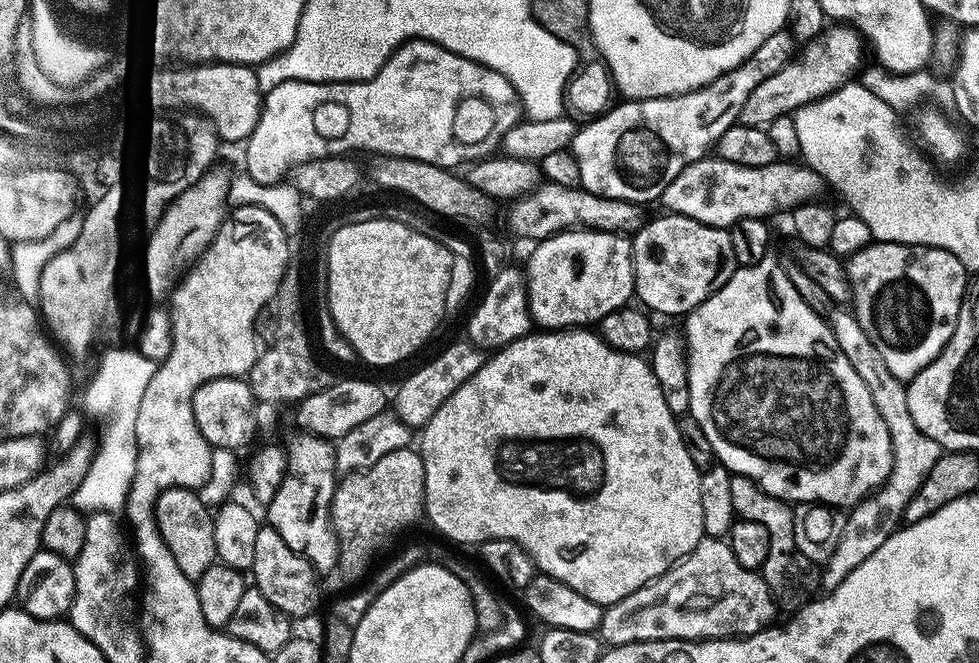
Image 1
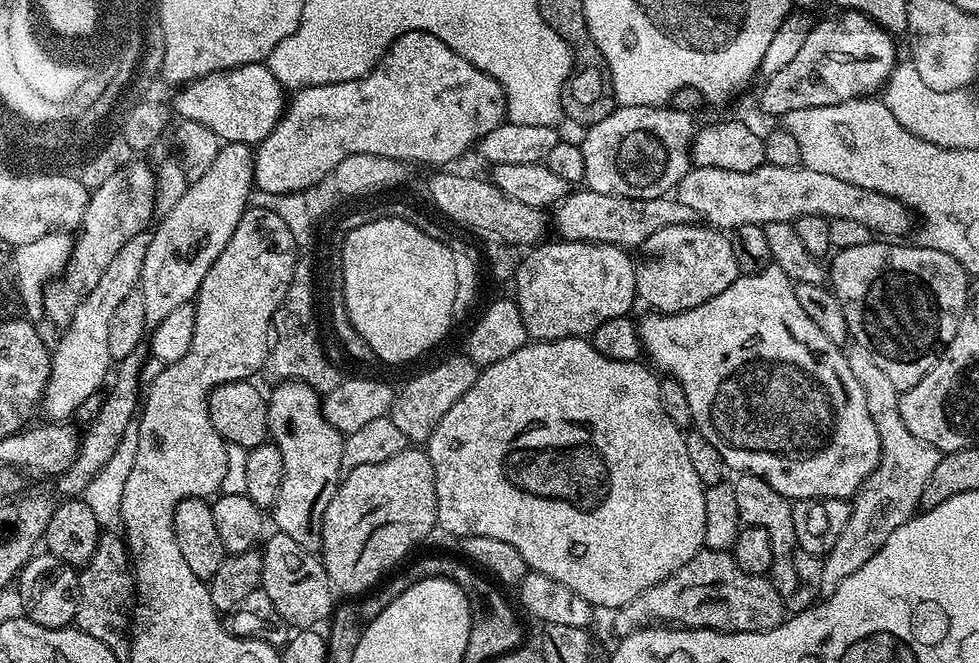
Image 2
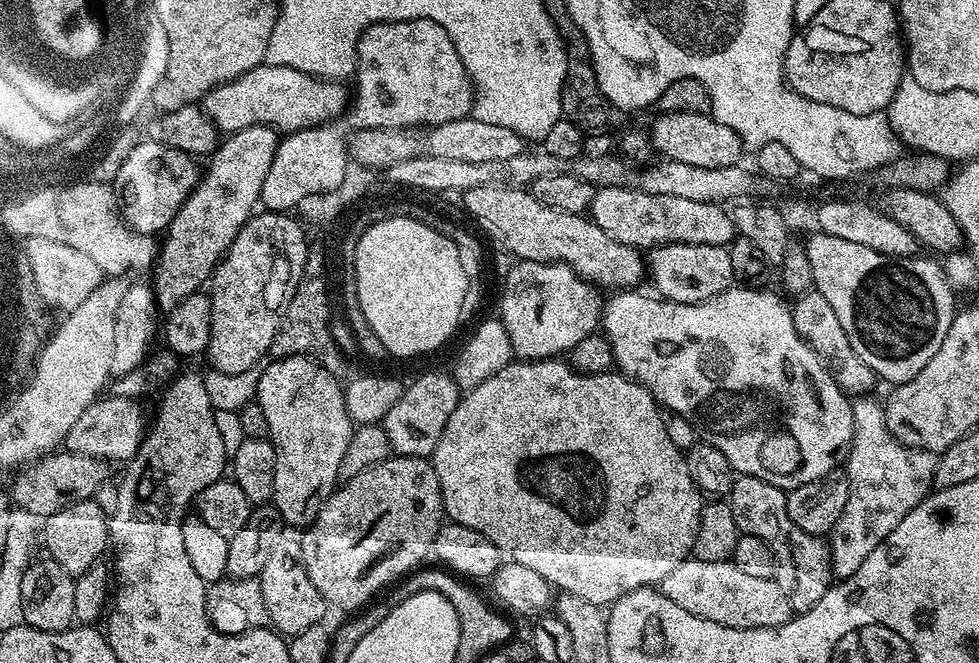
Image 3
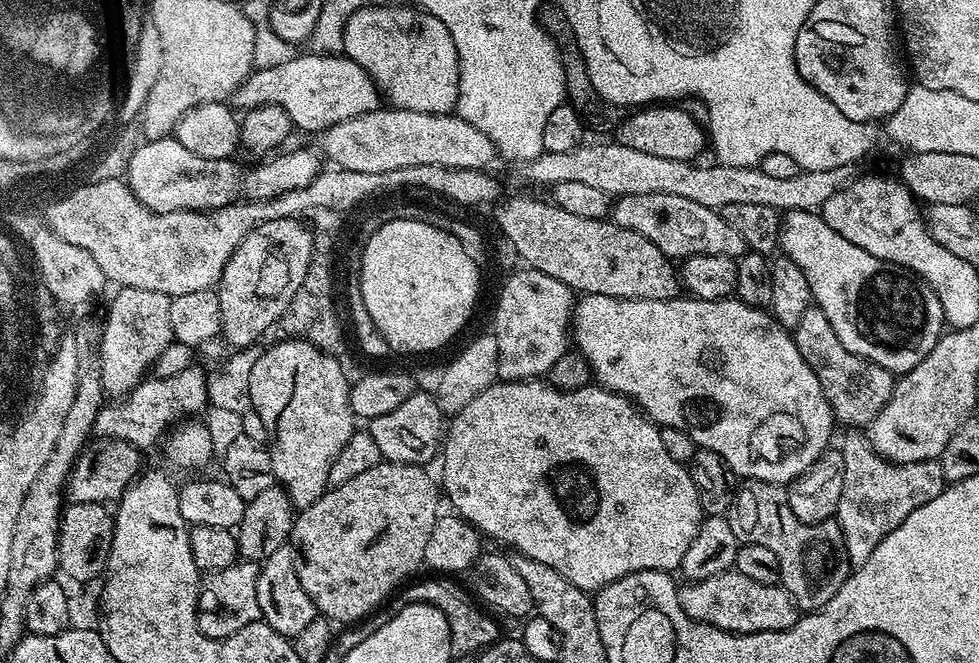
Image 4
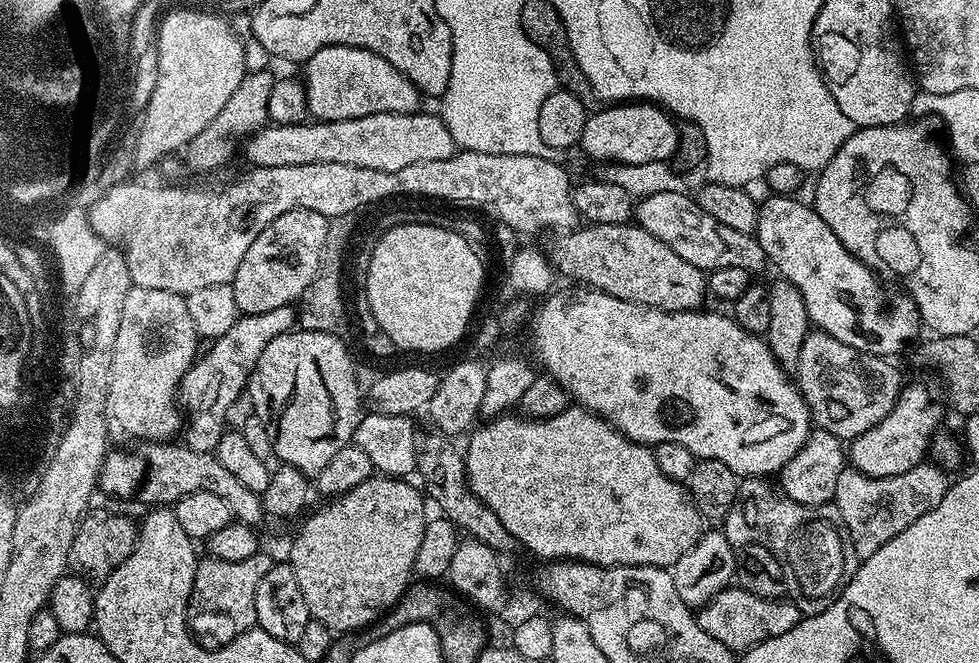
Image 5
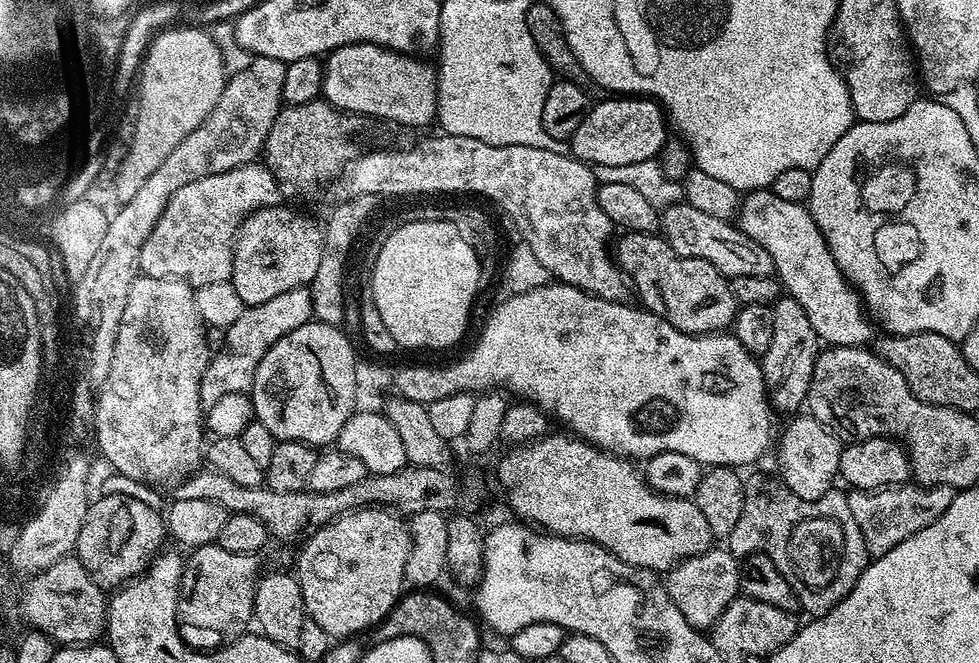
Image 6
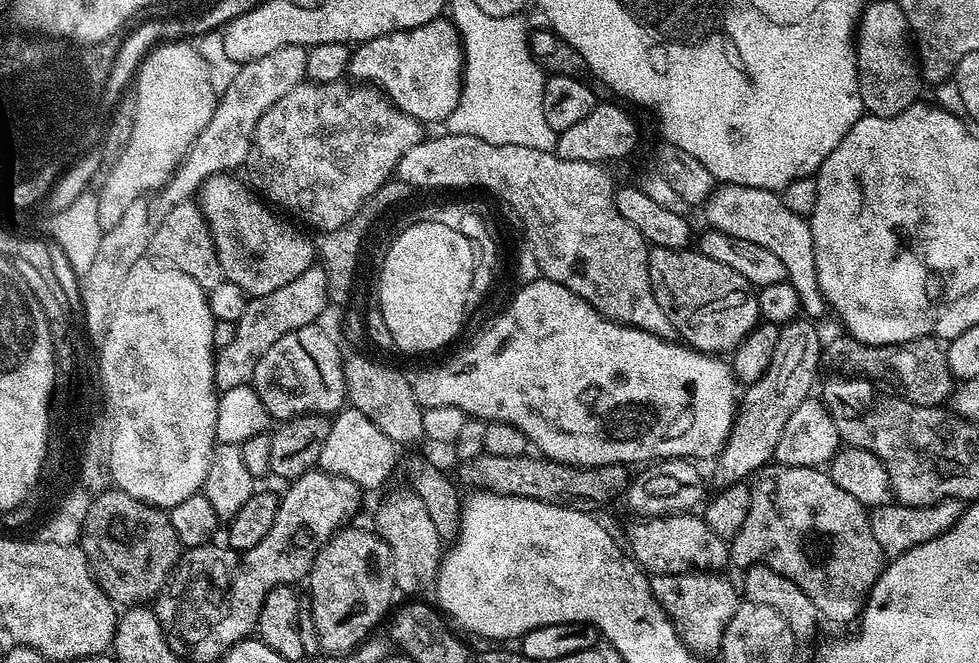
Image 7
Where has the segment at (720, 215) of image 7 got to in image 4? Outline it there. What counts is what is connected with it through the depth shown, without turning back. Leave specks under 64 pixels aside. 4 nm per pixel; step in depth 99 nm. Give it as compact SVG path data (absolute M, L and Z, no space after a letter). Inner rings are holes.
M806 209L785 211L780 221L778 248L783 255L789 256L810 282L810 290L815 307L826 314L834 334L838 334L838 342L846 346L863 360L874 362L893 374L903 374L910 371L940 340L946 328L942 304L938 302L938 294L925 280L917 278L913 273L896 267L894 264L885 264L884 261L874 258L874 254L866 254L862 246L854 246L838 230L830 230L823 215Z

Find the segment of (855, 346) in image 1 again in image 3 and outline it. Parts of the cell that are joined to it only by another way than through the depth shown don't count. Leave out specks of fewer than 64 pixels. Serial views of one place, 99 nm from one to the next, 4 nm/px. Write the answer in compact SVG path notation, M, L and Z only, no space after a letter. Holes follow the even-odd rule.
M869 394L852 405L852 442L846 452L848 496L843 497L842 518L830 533L832 575L837 581L850 578L873 550L878 550L890 530L934 488L937 453L898 442L886 426L883 403L874 397Z

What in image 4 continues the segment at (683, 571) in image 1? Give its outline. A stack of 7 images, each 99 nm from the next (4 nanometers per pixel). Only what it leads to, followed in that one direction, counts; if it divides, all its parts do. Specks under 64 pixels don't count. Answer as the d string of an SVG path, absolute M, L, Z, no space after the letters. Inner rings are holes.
M735 570L714 574L705 580L681 583L678 602L682 610L700 624L709 624L736 636L790 630L802 615L797 600L783 586L754 582L754 578L746 578L746 574Z

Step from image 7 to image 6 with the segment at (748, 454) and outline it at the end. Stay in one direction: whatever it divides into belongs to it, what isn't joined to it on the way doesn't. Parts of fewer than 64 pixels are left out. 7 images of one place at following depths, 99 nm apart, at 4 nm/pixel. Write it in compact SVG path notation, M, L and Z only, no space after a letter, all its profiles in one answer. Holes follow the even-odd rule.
M781 295L780 299L772 304L772 313L774 334L762 357L764 384L777 413L796 414L805 407L816 353L821 351L822 344L814 334L814 326L810 326L810 318L806 318L802 306L798 306L798 302L794 302L792 296Z

